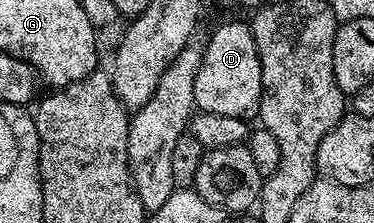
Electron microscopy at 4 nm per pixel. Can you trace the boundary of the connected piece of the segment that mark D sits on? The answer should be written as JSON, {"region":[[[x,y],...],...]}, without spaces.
{"region":[[[246,21],[227,22],[224,26],[217,27],[212,32],[211,39],[207,44],[205,43],[203,59],[196,76],[195,106],[205,114],[250,119],[252,116],[258,115],[261,99],[263,99],[263,69],[250,25]]]}

